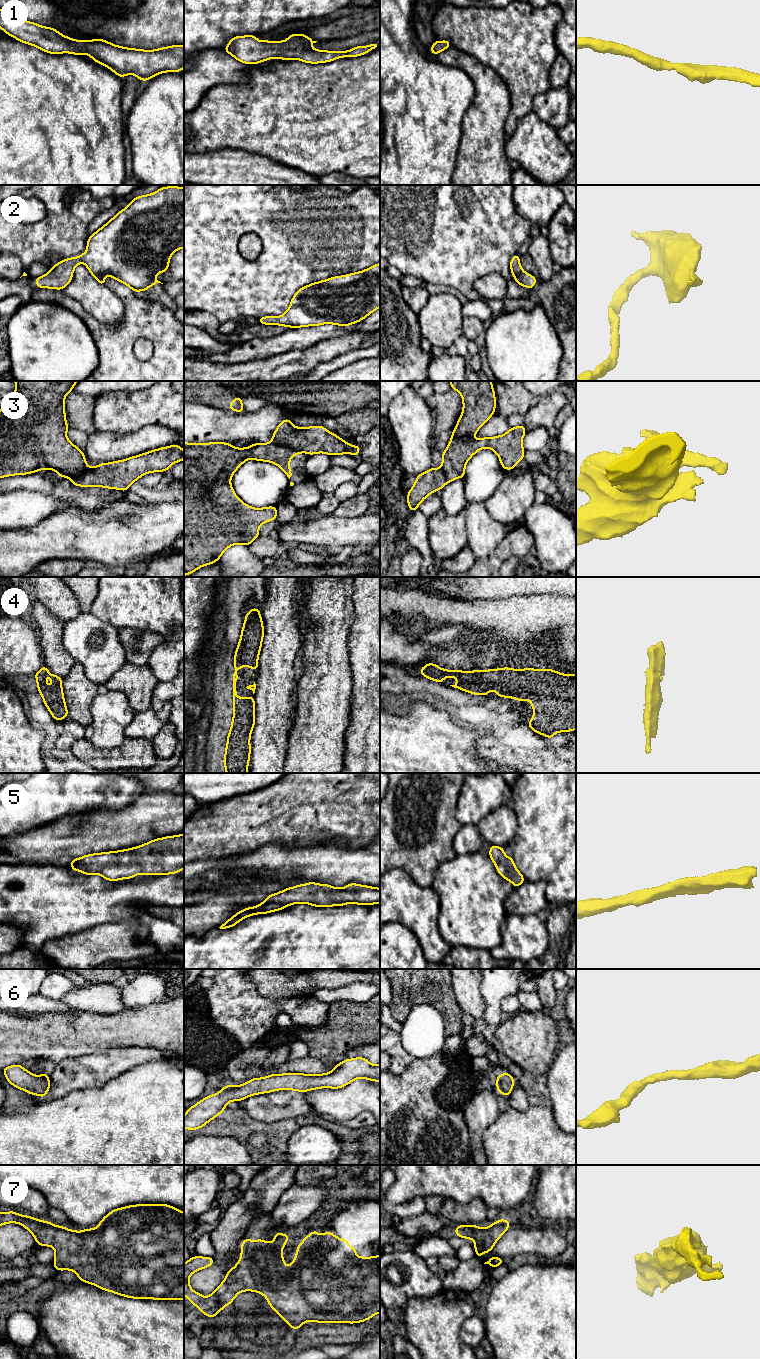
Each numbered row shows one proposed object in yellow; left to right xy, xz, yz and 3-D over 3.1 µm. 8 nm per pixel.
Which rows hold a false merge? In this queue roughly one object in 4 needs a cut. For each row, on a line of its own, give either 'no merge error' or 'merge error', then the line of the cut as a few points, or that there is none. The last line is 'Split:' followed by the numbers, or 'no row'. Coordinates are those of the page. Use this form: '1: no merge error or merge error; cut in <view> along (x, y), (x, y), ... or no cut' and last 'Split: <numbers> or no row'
1: no merge error; no cut
2: no merge error; no cut
3: merge error; cut in xz along (270, 442), (300, 452)
4: no merge error; no cut
5: no merge error; no cut
6: no merge error; no cut
7: no merge error; no cut
Split: 3

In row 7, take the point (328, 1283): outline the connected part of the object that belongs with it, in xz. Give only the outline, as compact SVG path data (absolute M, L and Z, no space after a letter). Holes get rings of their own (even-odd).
M316 1229L313 1230L297 1246L296 1256L293 1263L287 1268L282 1257L283 1247L288 1242L289 1235L276 1232L274 1242L265 1240L243 1239L241 1246L241 1257L236 1266L230 1269L224 1281L209 1296L203 1297L195 1292L189 1285L189 1277L197 1270L204 1269L214 1264L212 1257L194 1256L184 1264L184 1295L189 1301L197 1306L207 1317L216 1317L224 1306L228 1306L242 1291L255 1291L266 1297L271 1308L280 1315L284 1321L297 1330L305 1322L315 1321L318 1323L358 1323L369 1320L372 1316L380 1313L380 1256L358 1257L356 1248L346 1246L349 1239L340 1239L336 1235L326 1231L319 1235Z

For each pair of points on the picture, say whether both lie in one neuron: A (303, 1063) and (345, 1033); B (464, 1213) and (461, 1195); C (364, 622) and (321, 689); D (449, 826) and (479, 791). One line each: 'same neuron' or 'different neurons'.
A: different neurons
B: different neurons
C: different neurons
D: different neurons

